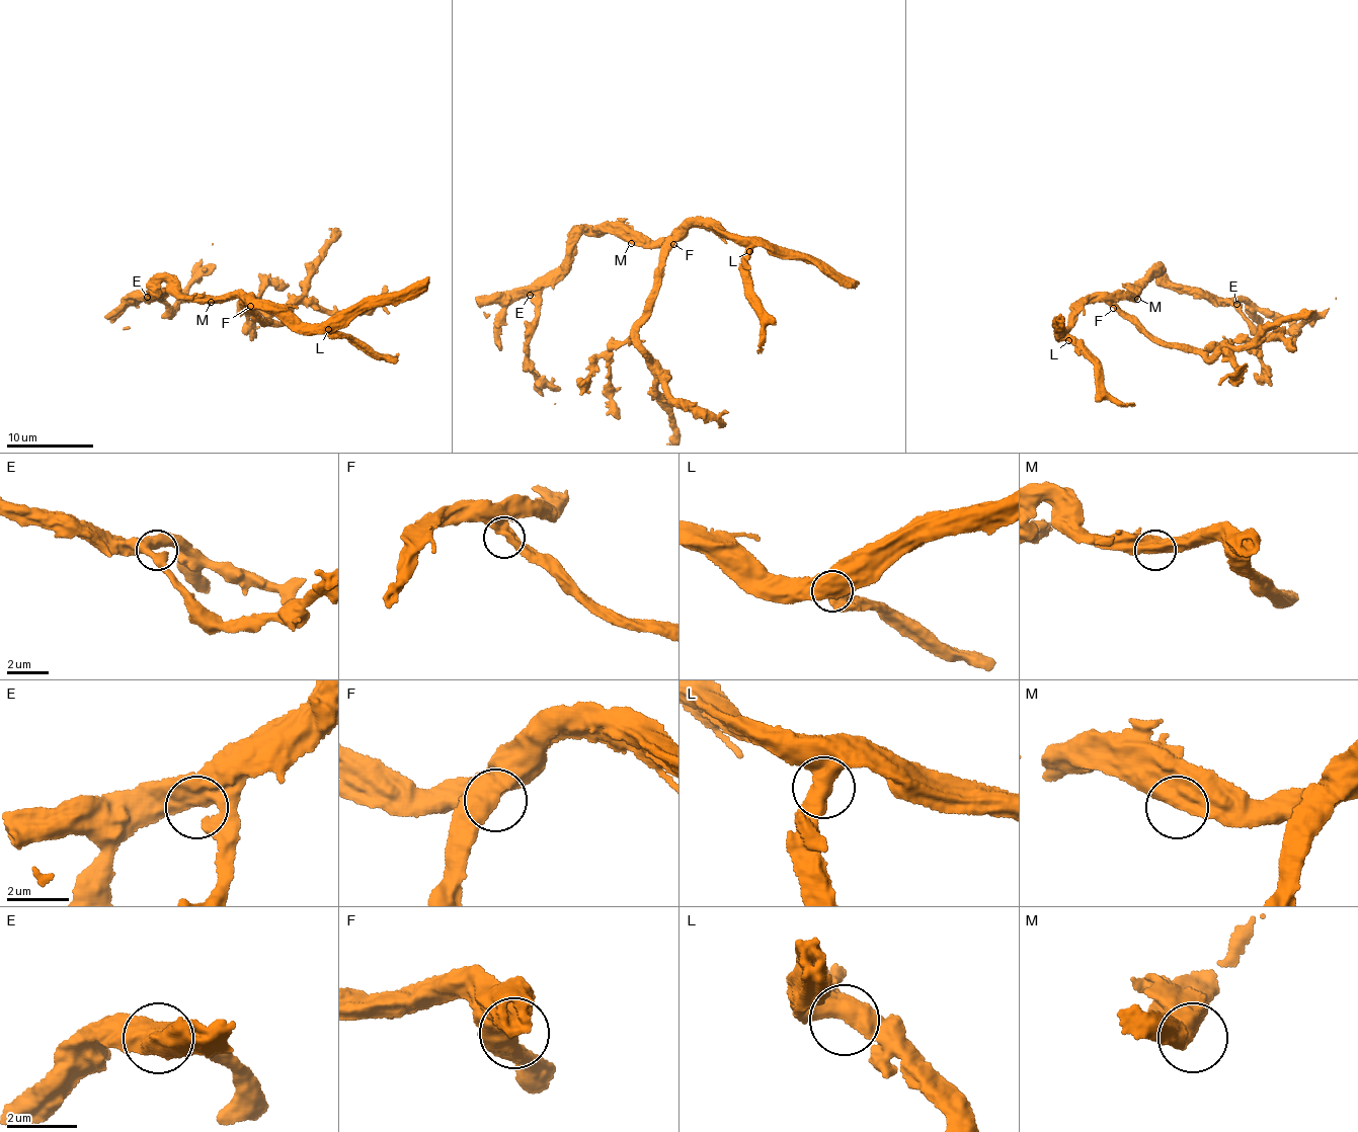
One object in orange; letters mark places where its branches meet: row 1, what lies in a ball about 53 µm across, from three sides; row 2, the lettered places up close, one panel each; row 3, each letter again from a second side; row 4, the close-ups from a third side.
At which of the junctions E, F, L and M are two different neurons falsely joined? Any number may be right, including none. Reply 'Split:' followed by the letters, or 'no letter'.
Split: no letter

